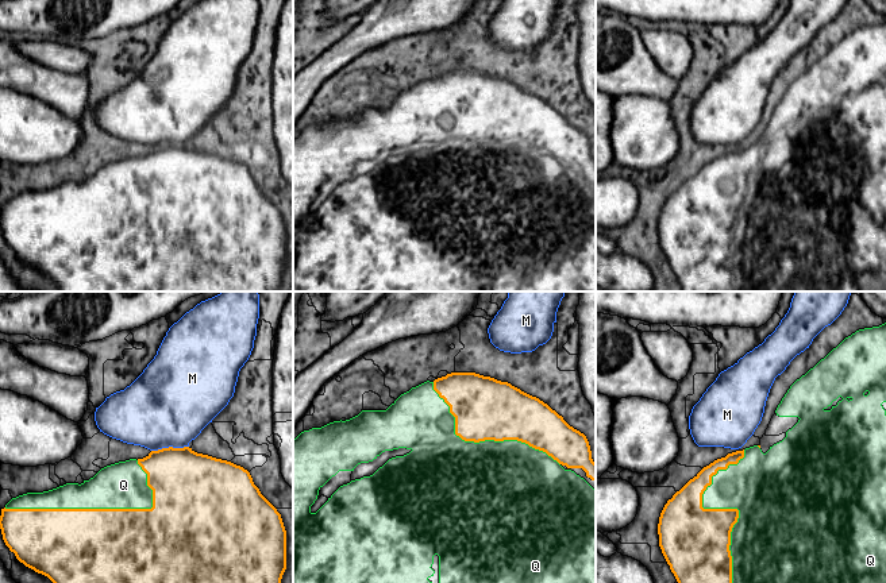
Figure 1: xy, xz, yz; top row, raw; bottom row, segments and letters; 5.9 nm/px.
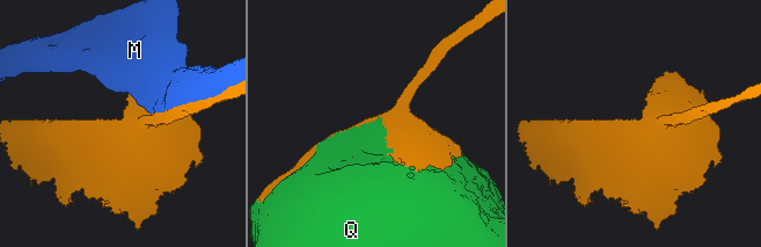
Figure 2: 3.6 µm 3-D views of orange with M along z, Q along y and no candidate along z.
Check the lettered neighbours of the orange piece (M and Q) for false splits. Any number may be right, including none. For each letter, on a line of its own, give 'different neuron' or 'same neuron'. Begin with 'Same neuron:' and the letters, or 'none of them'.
Same neuron: Q
M: different neuron
Q: same neuron

